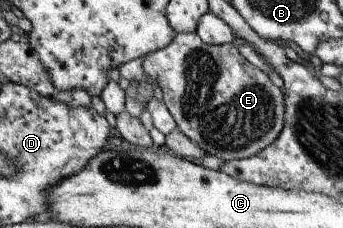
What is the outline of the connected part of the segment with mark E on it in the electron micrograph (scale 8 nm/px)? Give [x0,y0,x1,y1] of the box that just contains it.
[142,33,286,162]

